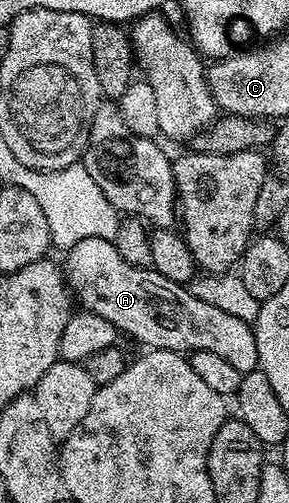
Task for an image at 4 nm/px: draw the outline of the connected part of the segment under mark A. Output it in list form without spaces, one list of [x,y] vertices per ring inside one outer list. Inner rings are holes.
[[[83,239],[75,243],[64,254],[63,272],[65,283],[69,286],[70,294],[75,298],[82,310],[86,313],[100,315],[107,319],[117,329],[118,334],[134,337],[139,344],[145,345],[146,350],[166,349],[176,353],[198,353],[211,351],[211,355],[220,355],[235,371],[249,373],[258,368],[257,344],[250,322],[235,319],[235,315],[227,315],[227,311],[215,307],[212,303],[203,303],[203,299],[195,299],[186,286],[167,279],[167,275],[159,275],[152,268],[140,269],[127,263],[119,255],[114,242],[107,239]]]

